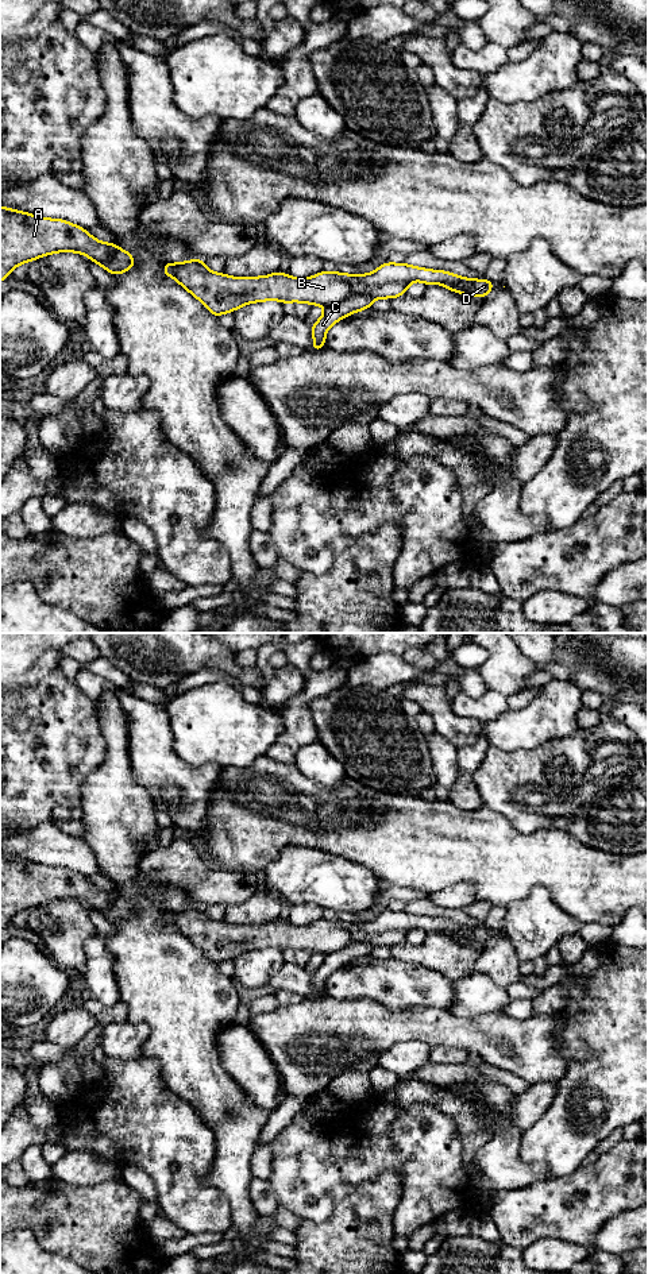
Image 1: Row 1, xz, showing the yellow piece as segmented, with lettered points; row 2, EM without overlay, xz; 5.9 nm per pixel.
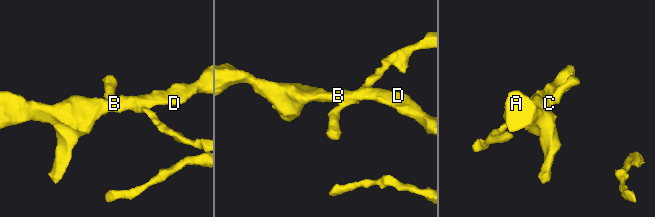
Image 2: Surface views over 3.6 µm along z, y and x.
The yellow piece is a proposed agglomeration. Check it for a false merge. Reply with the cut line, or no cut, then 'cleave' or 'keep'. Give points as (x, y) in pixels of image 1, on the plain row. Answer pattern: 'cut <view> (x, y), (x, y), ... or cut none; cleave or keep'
cut xz (373, 945), (357, 942), (327, 954); cleave

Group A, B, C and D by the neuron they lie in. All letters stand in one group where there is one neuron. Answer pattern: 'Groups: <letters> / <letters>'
Groups: A B D / C

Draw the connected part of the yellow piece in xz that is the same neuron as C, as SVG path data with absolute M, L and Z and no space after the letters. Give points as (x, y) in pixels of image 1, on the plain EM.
M360 942L340 951L327 954L325 961L313 973L310 973L315 991L309 997L324 997L328 976L338 970L340 966L344 966L355 960L371 956L373 949L373 945Z

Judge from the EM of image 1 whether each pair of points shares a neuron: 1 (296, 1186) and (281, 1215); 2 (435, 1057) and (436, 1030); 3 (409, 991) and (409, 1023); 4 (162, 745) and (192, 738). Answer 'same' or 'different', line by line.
1: different
2: different
3: different
4: different

